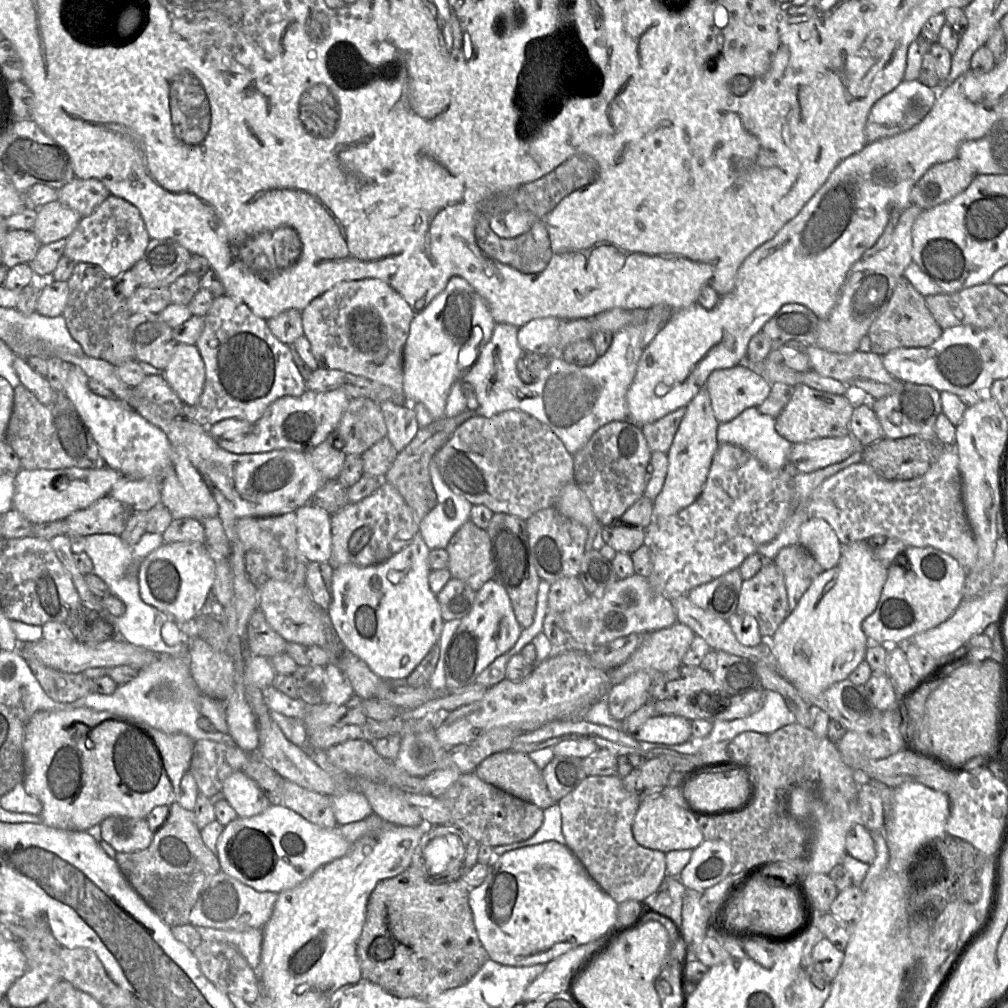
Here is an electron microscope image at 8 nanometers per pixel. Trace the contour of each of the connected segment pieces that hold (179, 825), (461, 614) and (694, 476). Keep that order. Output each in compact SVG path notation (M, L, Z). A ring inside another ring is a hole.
M176 802L170 805L166 821L154 832L152 842L147 848L137 852L117 853L114 860L130 886L170 927L189 923L190 911L199 895L221 869L217 855L202 840L194 812L183 808Z
M451 578L437 595L443 619L450 621L466 617L474 606L477 593L464 581Z
M702 388L686 406L686 413L675 433L673 442L668 450L668 471L661 492L653 501L654 517L673 515L692 504L706 482L713 456L719 446L716 419L711 399L706 388Z

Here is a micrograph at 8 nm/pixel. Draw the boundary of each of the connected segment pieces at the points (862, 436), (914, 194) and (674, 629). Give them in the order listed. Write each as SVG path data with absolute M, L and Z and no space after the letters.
M868 401L855 405L850 418L849 434L865 447L884 437L882 426Z
M957 158L935 164L912 187L910 203L923 211L933 209L964 191L975 176L971 167Z
M678 622L672 626L646 634L641 645L624 663L608 671L610 689L637 671L666 673L679 667L683 664L683 657L695 636L691 628Z

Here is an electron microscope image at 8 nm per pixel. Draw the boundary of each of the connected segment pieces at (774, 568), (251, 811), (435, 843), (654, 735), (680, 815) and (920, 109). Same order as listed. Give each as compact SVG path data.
M774 559L762 567L755 576L742 582L736 612L752 615L758 622L761 636L774 636L779 626L790 614L785 578Z
M243 770L236 771L225 779L221 792L238 817L256 816L272 805L257 783Z
M450 831L441 833L424 847L426 873L432 879L447 877L464 858L464 844L460 837Z
M658 714L631 734L638 741L681 744L692 737L691 721L683 716Z
M660 793L641 801L633 820L632 832L635 840L641 846L664 853L682 849L693 850L705 840L698 826L697 818L685 807L667 800Z
M918 79L903 80L872 106L865 125L867 143L898 135L916 126L932 109L937 95L937 90L923 85Z

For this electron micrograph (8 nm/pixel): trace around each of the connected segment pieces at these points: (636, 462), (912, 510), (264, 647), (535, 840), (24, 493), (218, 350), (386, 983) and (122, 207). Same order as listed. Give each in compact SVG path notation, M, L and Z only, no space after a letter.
M624 420L610 422L598 429L573 455L575 481L588 497L595 516L603 526L619 520L644 495L651 453L641 426Z
M954 445L946 446L923 476L910 480L886 480L864 462L839 471L810 495L808 519L827 521L842 544L875 535L896 537L908 546L940 549L970 571L977 562L978 546L965 512L959 457Z
M259 609L250 617L247 630L248 648L251 654L271 658L286 652L287 640L276 632Z
M558 803L544 809L544 820L541 827L529 839L508 845L493 847L495 856L500 856L508 851L516 850L554 840L566 845L566 839L562 832L562 816Z
M106 465L98 469L21 469L15 474L13 509L32 524L65 519L71 513L87 508L107 496L120 476L118 471Z
M227 295L214 297L210 309L203 317L204 317L204 328L195 344L201 354L201 357L205 365L204 388L201 397L199 399L199 402L195 406L195 416L193 418L193 421L195 421L197 424L203 427L209 427L210 425L220 420L228 418L242 419L250 422L251 424L255 424L259 420L259 418L263 415L267 407L278 398L283 396L299 397L307 390L306 380L301 375L301 373L299 372L298 368L296 367L293 361L292 346L278 340L270 331L267 325L267 320L256 316L249 309L249 307L245 305L243 302L237 301Z
M409 867L403 873L382 880L373 890L366 921L357 943L362 977L399 998L431 1000L443 992L467 984L488 961L469 904L471 889L462 879L435 882Z
M110 194L92 214L80 219L75 230L66 238L64 255L76 263L96 264L114 280L142 258L150 239L139 210L128 201Z

